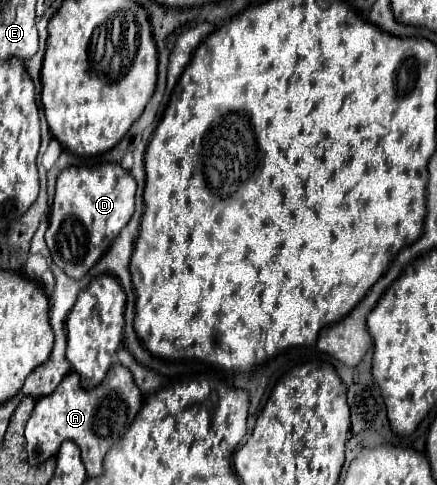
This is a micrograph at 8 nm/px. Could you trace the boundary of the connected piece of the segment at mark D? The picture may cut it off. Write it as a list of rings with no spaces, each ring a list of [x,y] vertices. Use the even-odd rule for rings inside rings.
[[[117,163],[93,167],[67,167],[57,177],[53,215],[45,233],[53,261],[73,279],[81,279],[103,257],[113,239],[135,213],[137,183]]]

